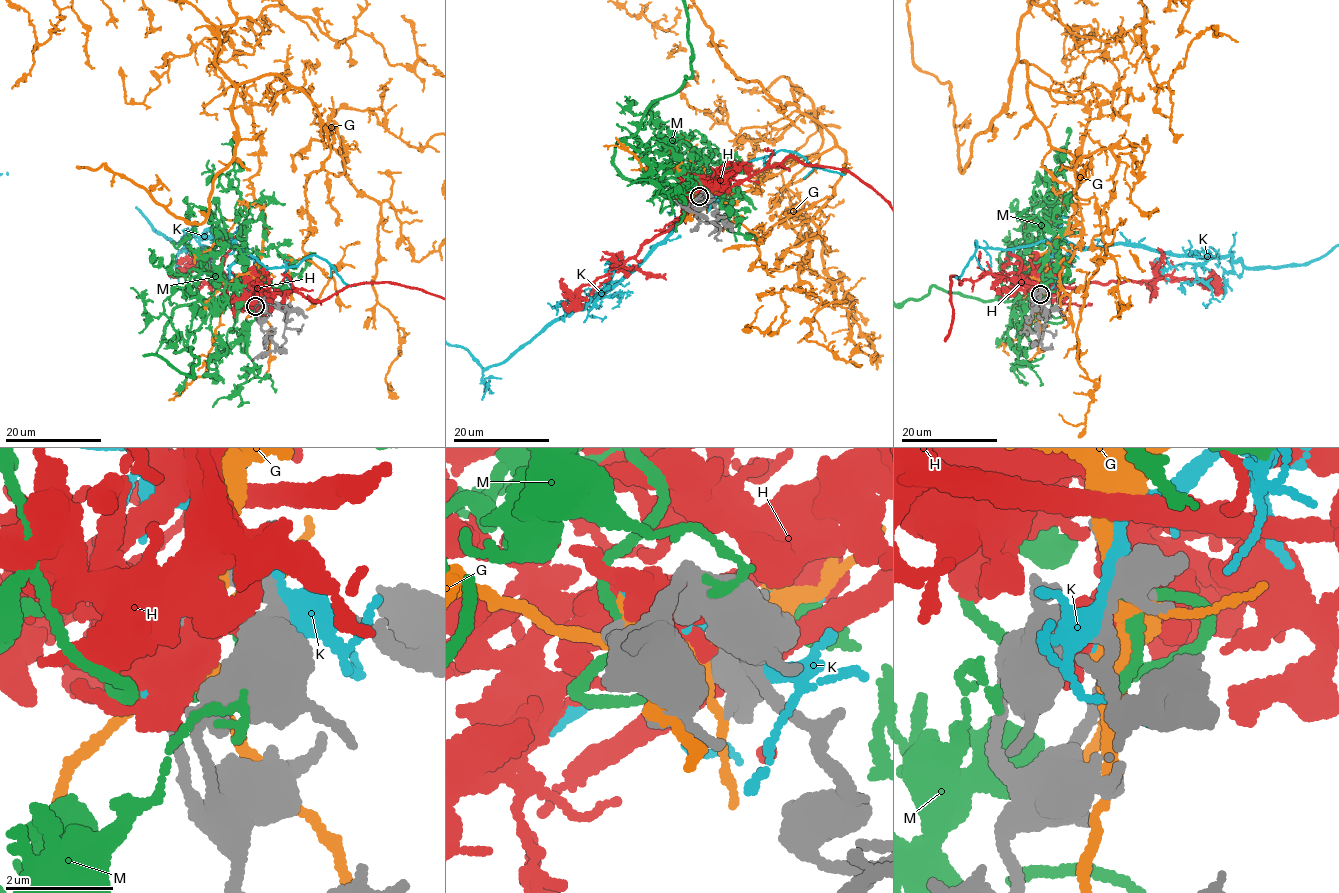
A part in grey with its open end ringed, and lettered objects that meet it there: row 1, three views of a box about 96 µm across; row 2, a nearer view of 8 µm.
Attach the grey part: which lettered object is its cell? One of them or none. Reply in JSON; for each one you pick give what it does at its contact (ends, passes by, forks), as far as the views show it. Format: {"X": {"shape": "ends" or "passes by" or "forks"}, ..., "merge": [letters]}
{"M": {"shape": "forks"}, "merge": ["M"]}

